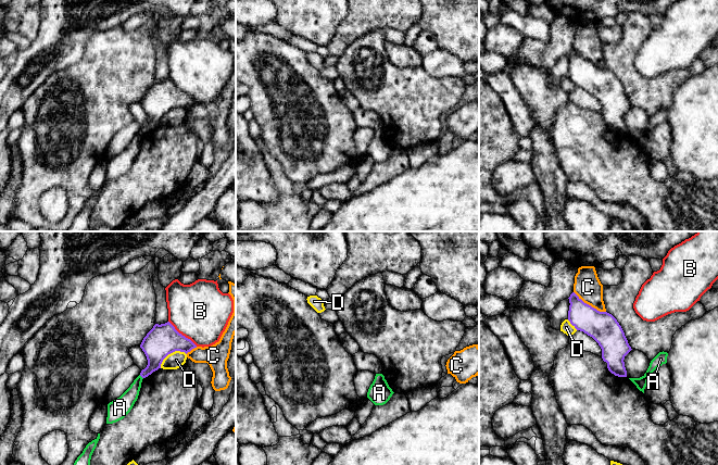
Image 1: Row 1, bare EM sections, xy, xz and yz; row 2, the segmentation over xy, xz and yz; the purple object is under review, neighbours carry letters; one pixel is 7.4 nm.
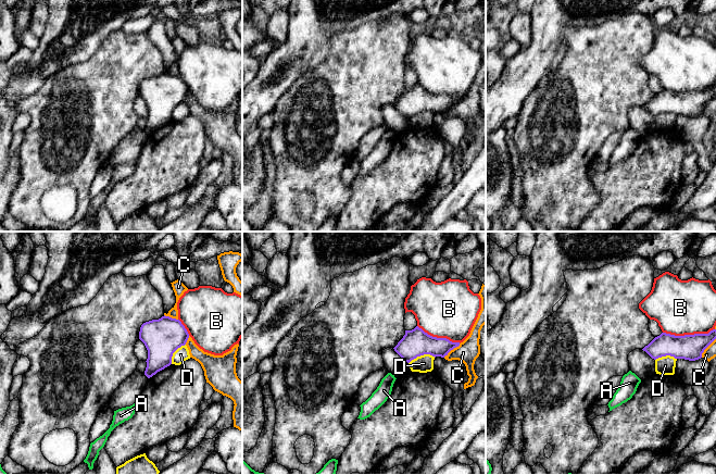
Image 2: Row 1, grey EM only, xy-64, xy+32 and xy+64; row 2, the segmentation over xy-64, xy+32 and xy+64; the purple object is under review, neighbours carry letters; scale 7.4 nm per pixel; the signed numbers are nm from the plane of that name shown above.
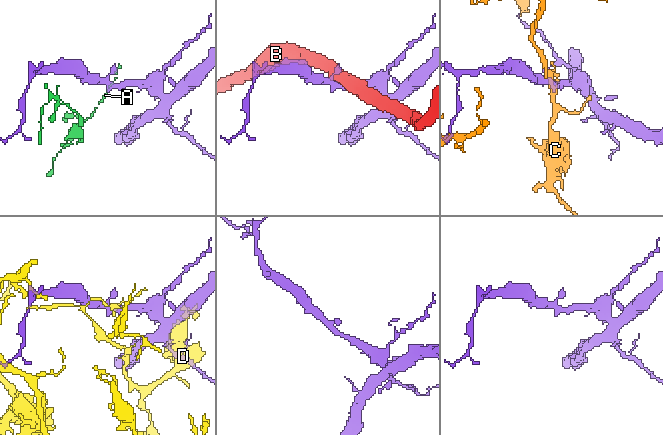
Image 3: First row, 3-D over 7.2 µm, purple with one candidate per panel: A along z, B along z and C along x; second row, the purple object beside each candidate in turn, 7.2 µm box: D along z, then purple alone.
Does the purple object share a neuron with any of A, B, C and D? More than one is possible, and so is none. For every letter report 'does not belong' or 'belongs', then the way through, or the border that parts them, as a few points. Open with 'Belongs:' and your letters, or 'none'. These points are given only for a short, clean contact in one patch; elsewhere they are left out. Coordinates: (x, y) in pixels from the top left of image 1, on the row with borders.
Belongs: none
A: does not belong; border xy (139, 375), (142, 378)
B: does not belong
C: does not belong
D: does not belong

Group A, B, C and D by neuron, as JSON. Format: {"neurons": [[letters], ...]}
{"neurons": [["A"], ["B"], ["C"], ["D"]]}

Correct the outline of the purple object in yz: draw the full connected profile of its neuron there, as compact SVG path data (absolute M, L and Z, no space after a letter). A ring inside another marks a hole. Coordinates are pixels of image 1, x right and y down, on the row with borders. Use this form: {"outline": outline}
{"outline": "M575 292L570 294L568 321L580 331L592 337L602 349L602 359L608 370L627 377L625 356L632 350L617 319L607 312L600 312L584 303Z"}

